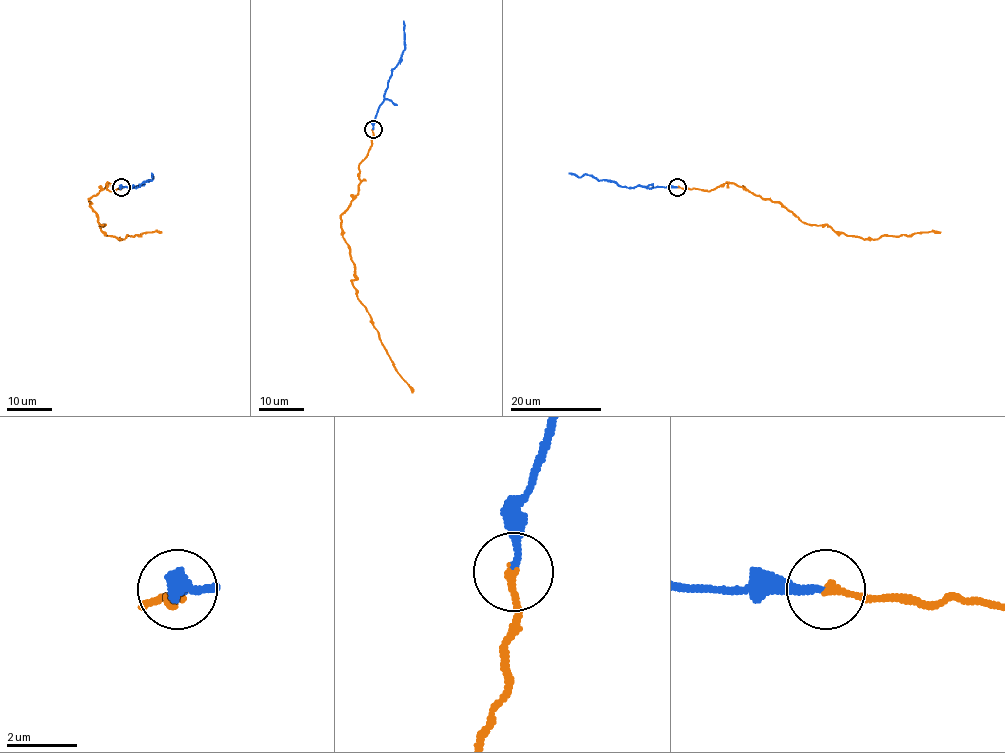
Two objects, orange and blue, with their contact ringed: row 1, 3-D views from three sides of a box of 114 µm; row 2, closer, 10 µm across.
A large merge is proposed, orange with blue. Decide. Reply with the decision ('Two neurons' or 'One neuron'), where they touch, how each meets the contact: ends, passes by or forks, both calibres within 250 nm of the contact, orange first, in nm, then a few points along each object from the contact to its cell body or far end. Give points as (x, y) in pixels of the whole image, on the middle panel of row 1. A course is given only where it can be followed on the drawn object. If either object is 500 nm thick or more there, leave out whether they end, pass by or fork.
One neuron. Place: (373, 129). At the ring orange ends. At the ring blue ends. Thickness 240 nm (orange) against 200 nm. Course of orange: (373, 130), (371, 149), (359, 165), (358, 194), (341, 216), (342, 236), (354, 263), (356, 296), (413, 393). Course of blue: (373, 130), (373, 119), (384, 98), (390, 75), (405, 48), (403, 21)

